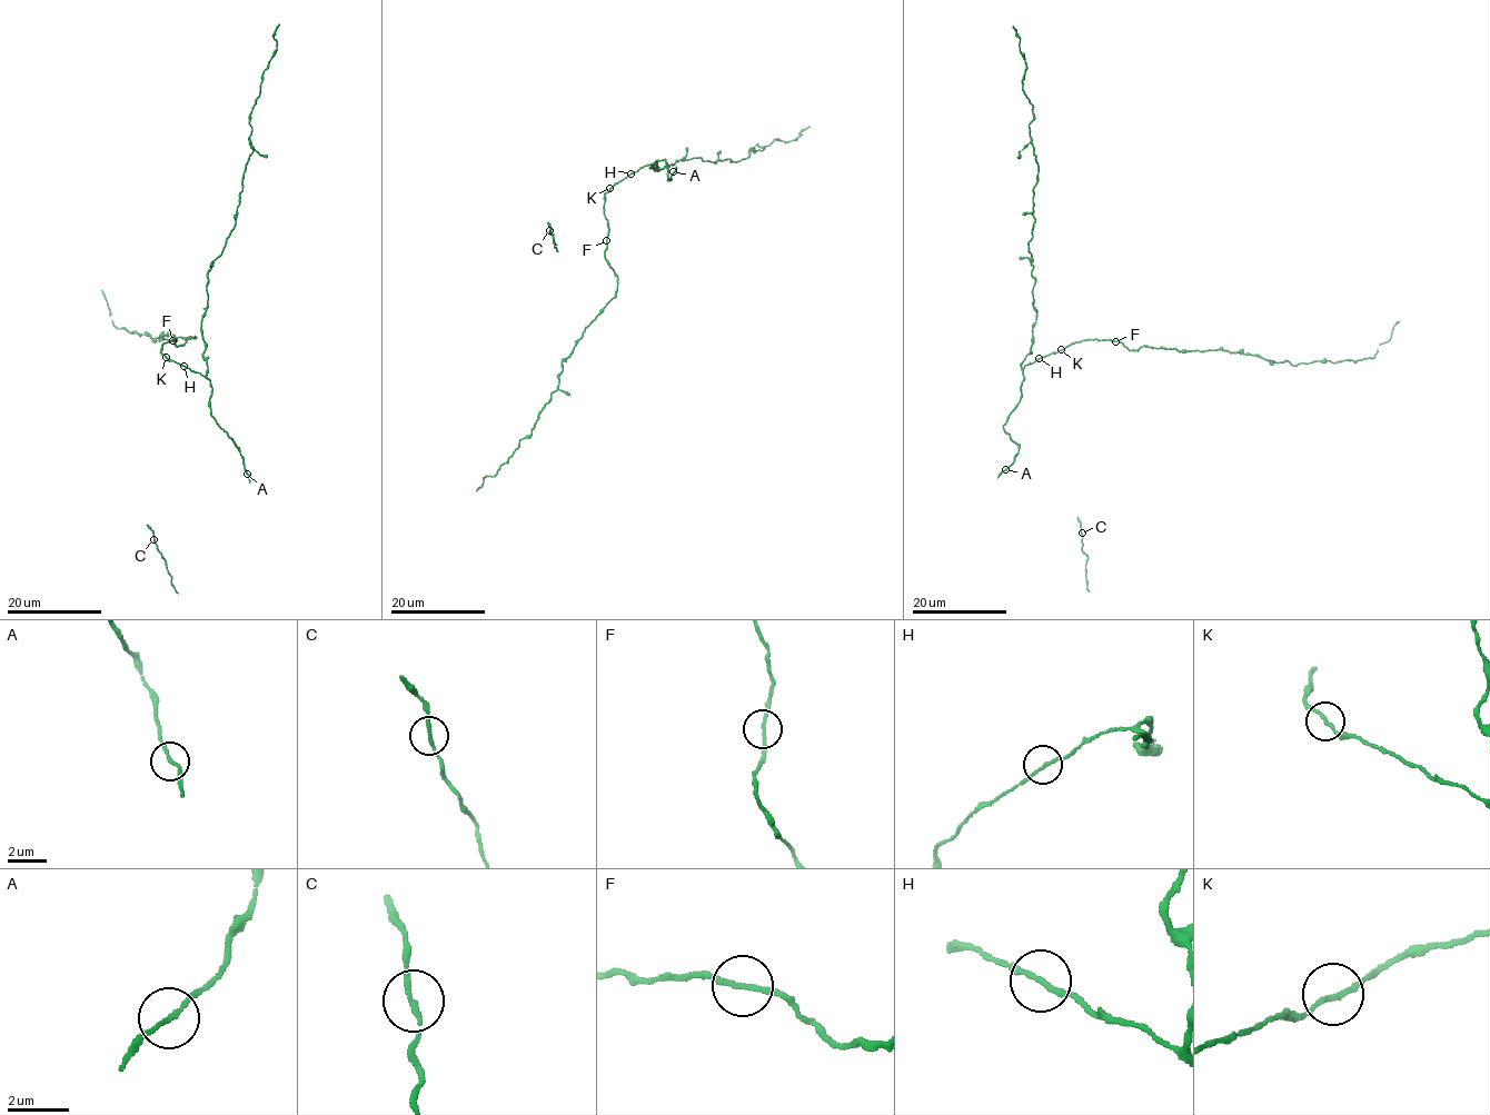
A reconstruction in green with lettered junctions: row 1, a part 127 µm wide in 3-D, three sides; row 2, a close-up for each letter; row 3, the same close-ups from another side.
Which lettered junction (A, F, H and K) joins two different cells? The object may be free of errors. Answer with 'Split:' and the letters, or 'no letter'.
Split: no letter

